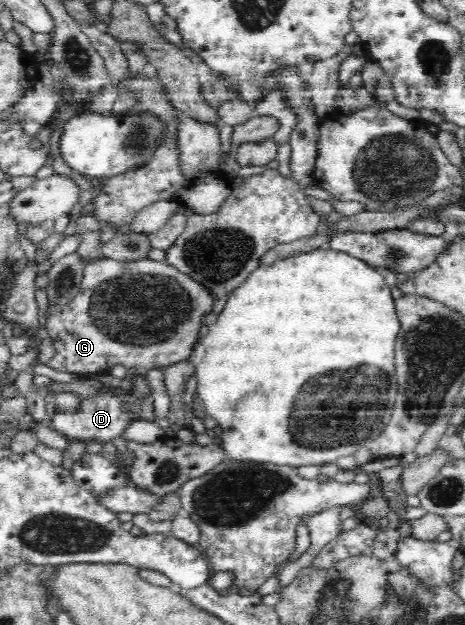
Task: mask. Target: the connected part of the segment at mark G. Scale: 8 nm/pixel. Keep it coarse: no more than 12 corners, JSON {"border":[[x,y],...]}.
{"border":[[166,261],[84,265],[46,366],[189,359],[215,294]]}

